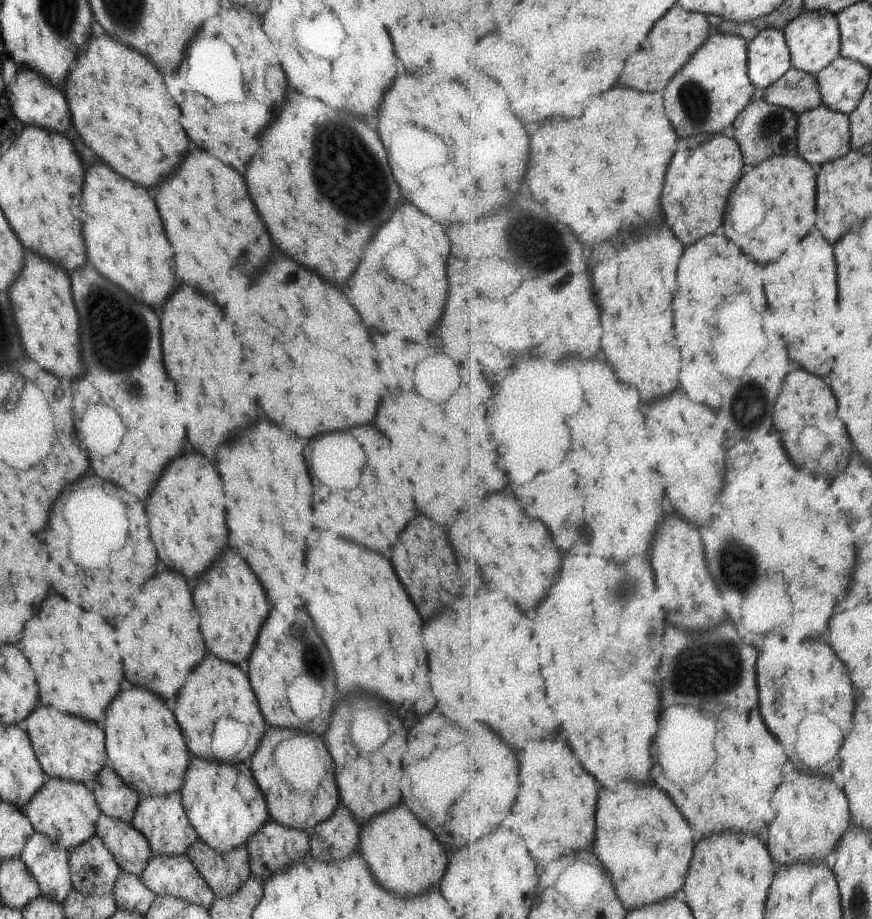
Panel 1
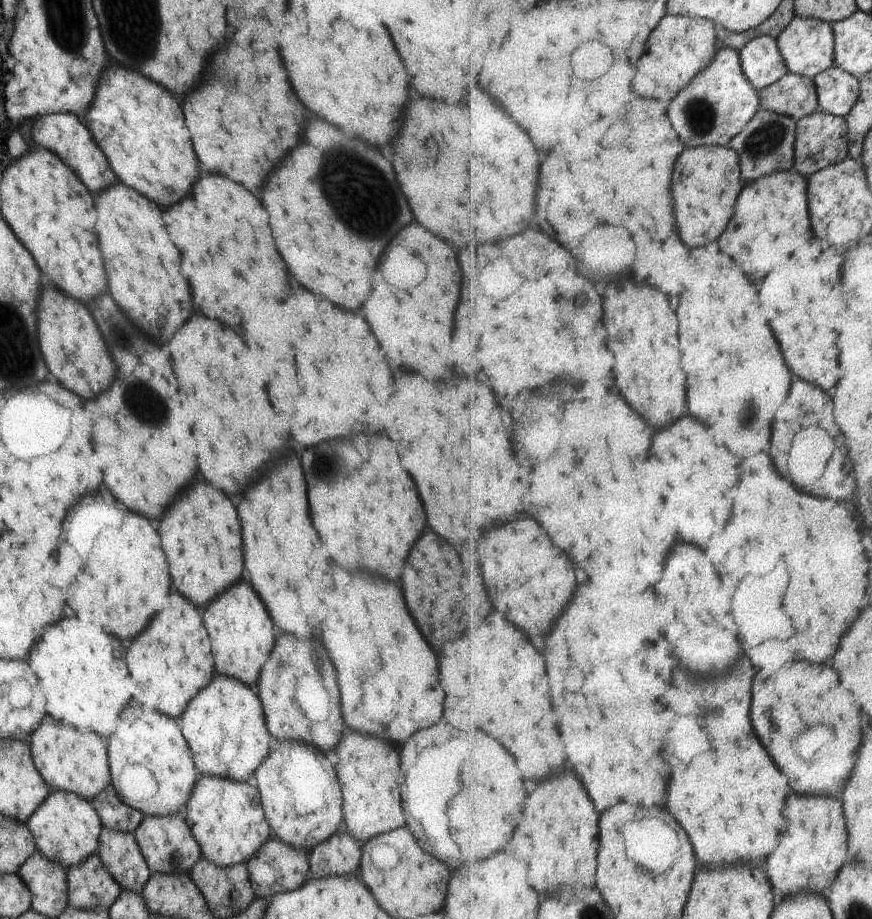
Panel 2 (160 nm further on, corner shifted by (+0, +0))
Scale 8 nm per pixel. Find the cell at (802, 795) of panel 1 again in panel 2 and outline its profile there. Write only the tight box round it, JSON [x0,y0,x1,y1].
[767,796,847,900]

